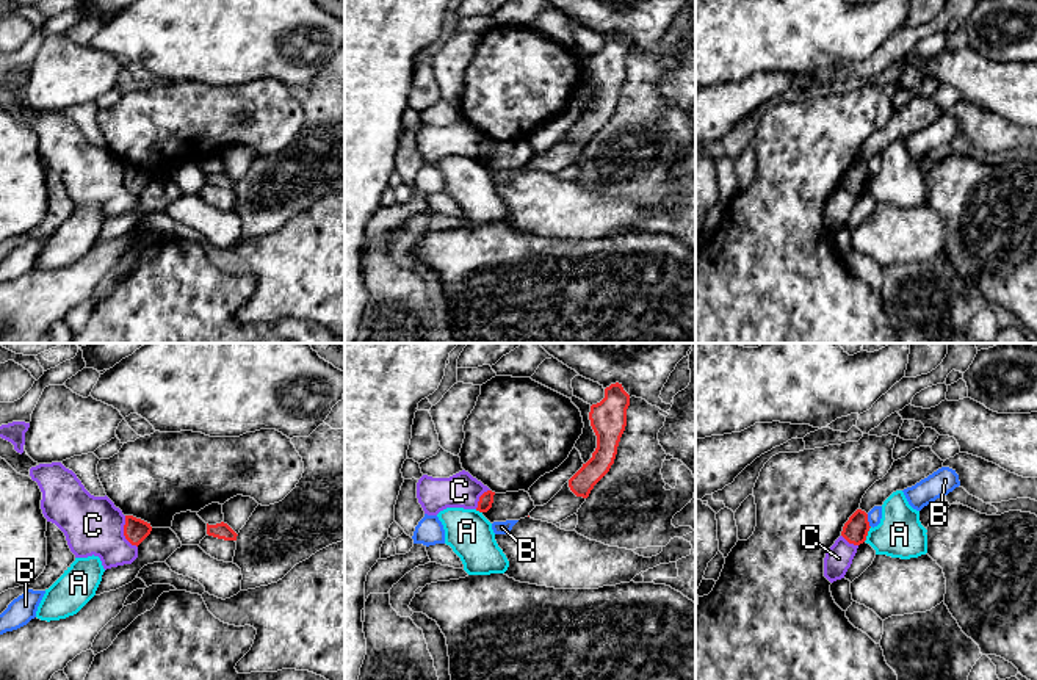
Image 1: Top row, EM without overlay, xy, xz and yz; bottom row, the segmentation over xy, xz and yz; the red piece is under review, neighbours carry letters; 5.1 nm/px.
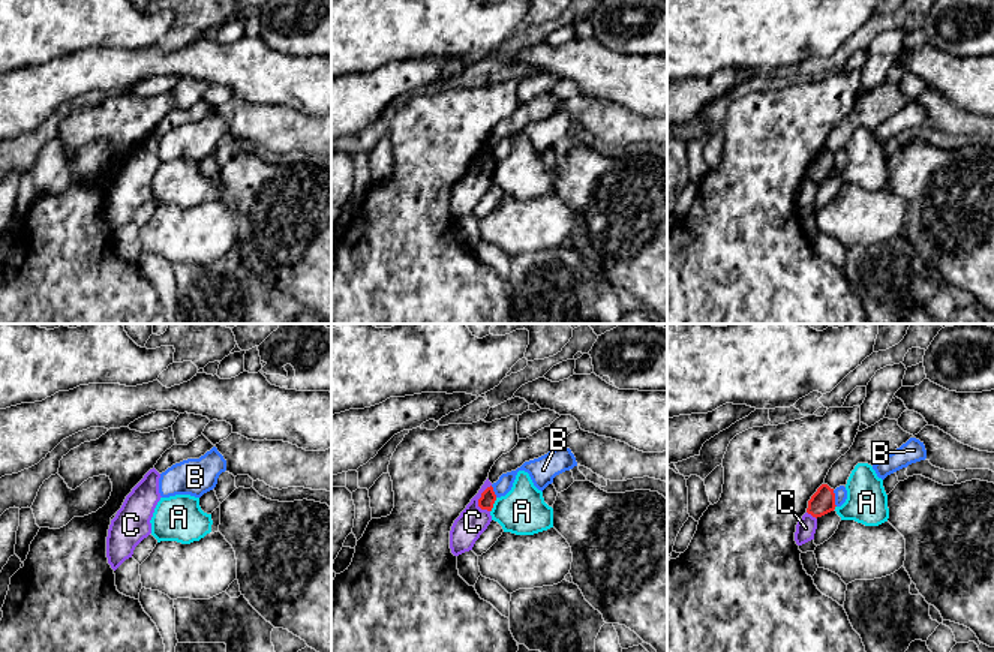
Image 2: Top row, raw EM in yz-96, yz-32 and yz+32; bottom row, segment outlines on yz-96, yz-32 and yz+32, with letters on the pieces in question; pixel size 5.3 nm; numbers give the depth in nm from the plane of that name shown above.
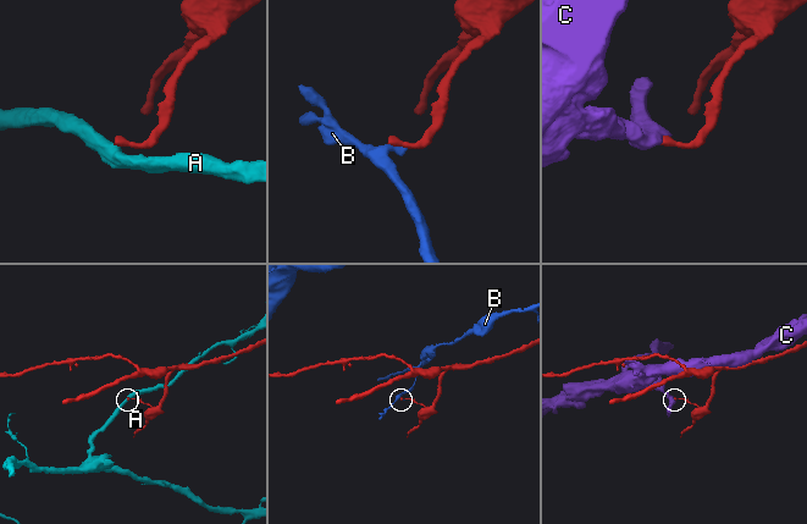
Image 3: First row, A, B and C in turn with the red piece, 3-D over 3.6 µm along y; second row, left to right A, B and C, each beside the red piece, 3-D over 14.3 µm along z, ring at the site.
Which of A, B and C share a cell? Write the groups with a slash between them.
A / B / C

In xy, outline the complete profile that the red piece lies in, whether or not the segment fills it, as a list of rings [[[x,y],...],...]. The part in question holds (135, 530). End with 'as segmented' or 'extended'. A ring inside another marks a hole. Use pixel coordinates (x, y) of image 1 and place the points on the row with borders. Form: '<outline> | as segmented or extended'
[[[125,515],[124,536],[132,545],[139,545],[152,531],[150,523]]] | as segmented

